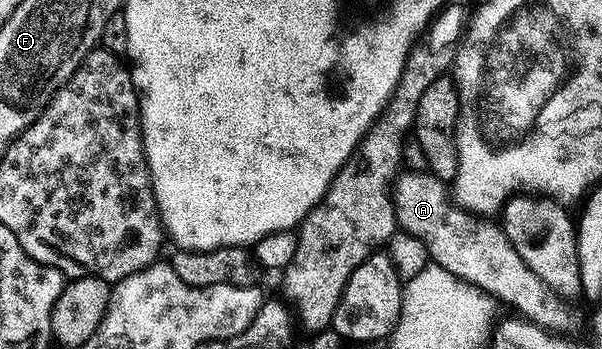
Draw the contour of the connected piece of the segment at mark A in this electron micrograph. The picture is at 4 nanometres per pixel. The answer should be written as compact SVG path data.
M405 170L397 174L390 188L399 230L418 237L426 245L428 257L442 269L454 273L468 283L481 287L490 297L496 295L517 307L530 323L553 333L568 333L572 327L572 311L567 302L556 295L518 257L514 245L506 237L503 226L489 218L473 215L450 201L446 185L428 171Z

